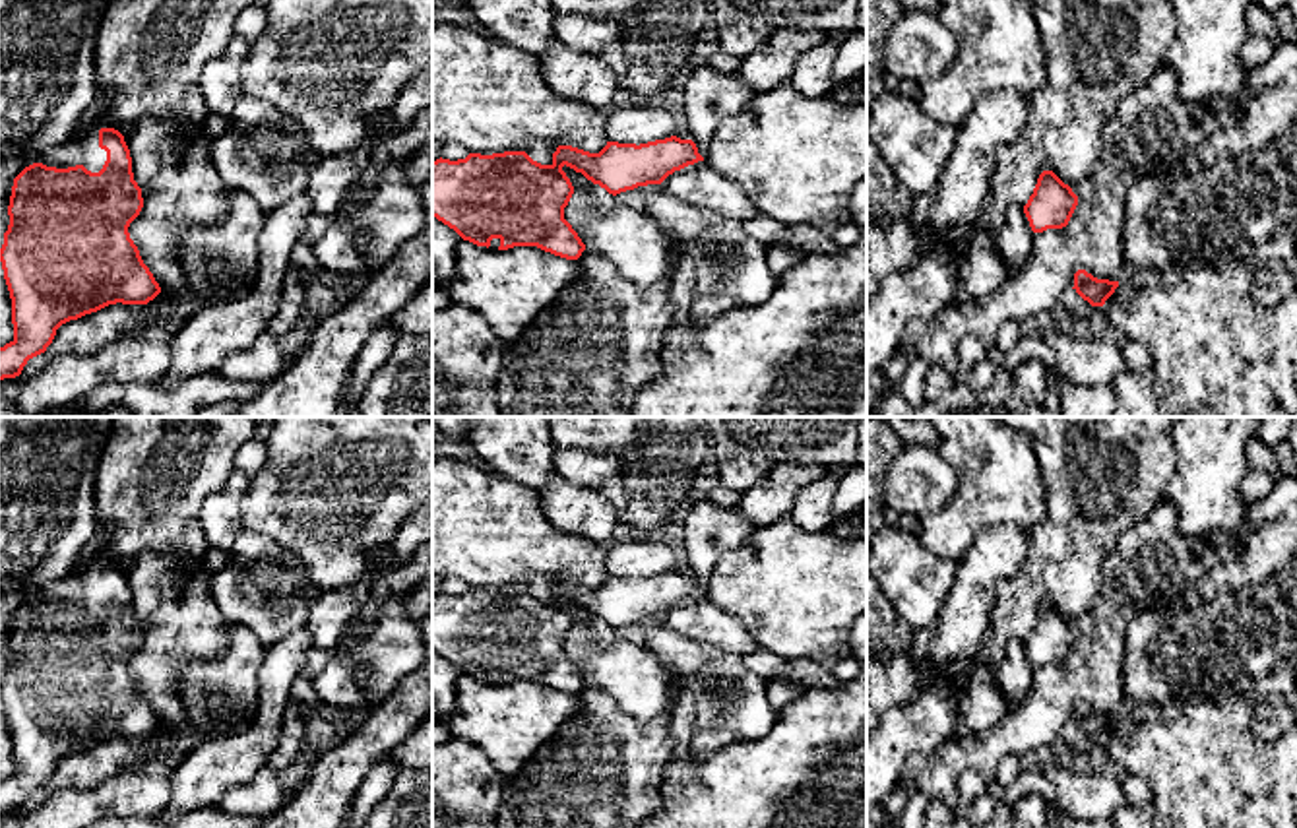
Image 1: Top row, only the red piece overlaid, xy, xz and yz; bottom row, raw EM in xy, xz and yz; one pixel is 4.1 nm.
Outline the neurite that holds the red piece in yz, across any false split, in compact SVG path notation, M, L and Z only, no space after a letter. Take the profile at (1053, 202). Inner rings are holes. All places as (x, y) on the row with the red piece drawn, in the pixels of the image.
M1043 171L1037 178L1033 194L1024 206L1024 213L1033 233L1047 229L1062 229L1068 225L1078 196L1053 171Z

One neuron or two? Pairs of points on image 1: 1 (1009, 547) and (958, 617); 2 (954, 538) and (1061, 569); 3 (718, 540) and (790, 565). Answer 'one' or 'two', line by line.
1: one
2: two
3: two

